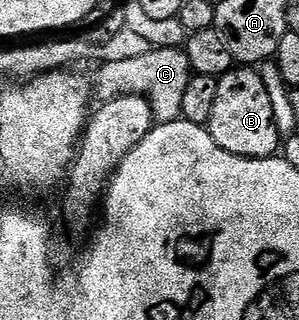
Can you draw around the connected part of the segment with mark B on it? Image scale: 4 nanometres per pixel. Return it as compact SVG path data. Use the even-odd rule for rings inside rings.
M233 70L223 77L210 131L222 150L244 160L271 160L281 151L282 137L274 118L274 106L270 106L270 94L259 71Z

